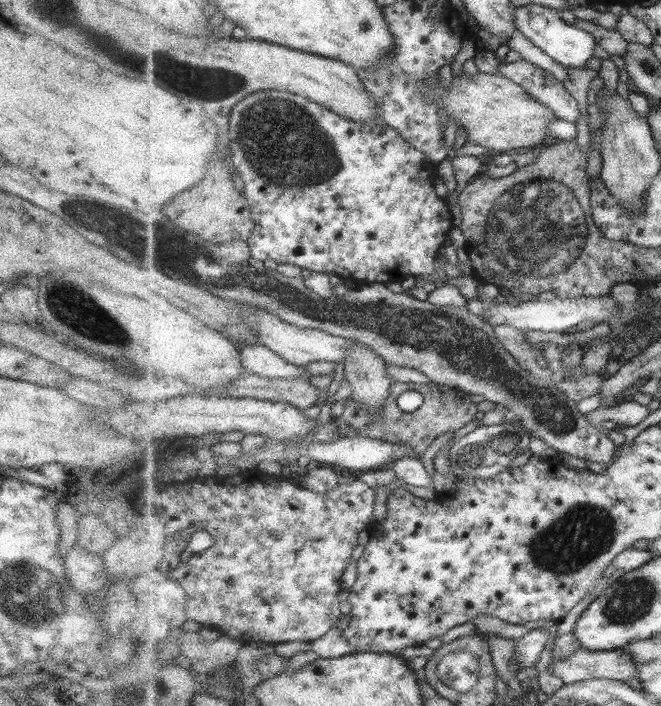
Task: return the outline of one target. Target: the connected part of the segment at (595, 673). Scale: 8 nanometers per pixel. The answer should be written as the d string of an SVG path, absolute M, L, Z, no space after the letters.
M581 648L569 659L553 660L551 672L565 684L597 678L619 681L637 679L633 655L624 649L606 651Z

